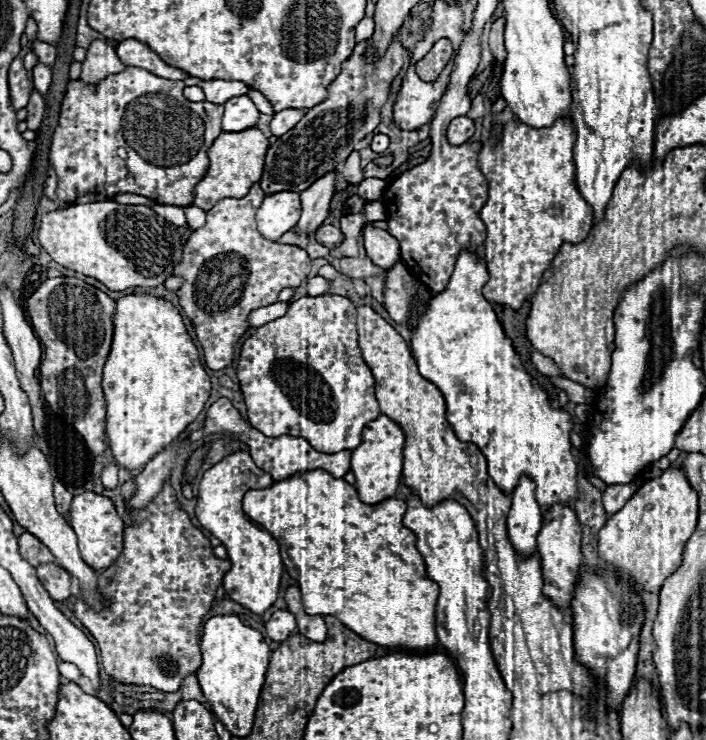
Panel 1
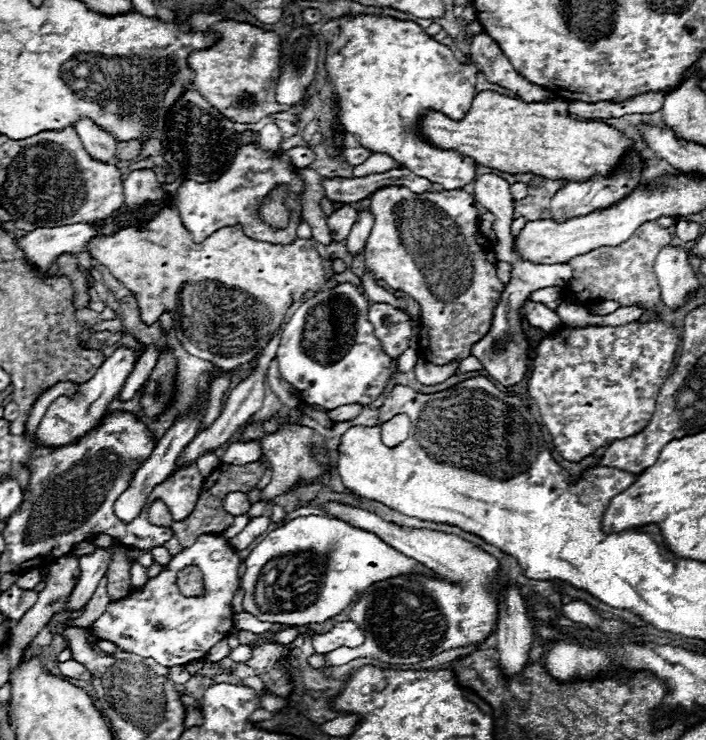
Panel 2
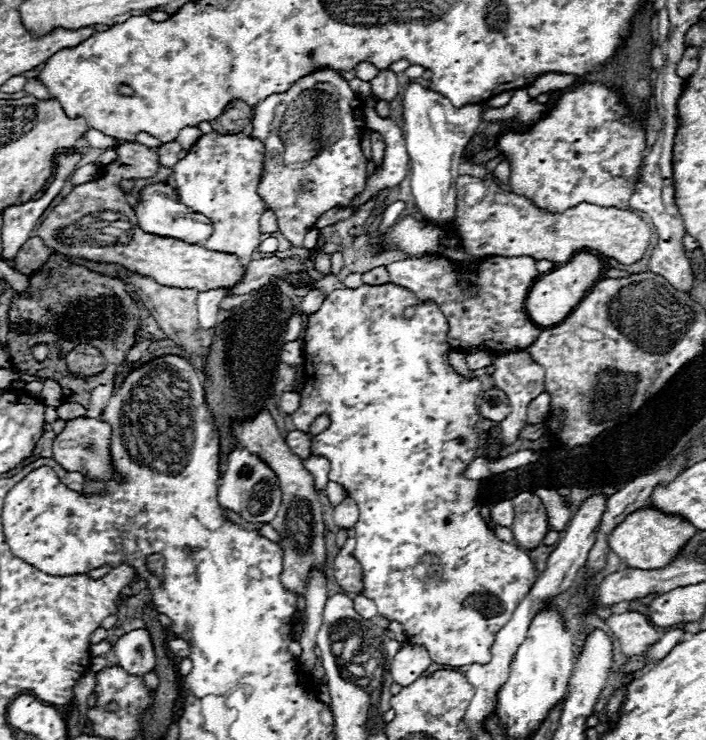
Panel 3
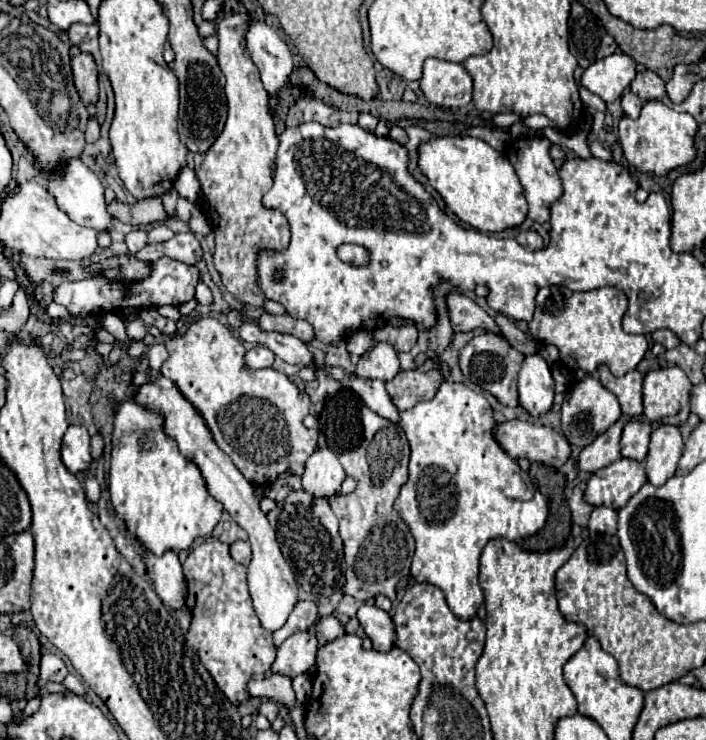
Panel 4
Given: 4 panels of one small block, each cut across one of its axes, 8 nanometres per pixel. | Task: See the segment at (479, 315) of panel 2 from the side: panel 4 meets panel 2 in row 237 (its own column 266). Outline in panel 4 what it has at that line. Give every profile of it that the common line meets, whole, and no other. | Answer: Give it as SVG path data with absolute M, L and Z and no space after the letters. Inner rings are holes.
M202 318L188 326L182 338L166 342L170 358L162 364L160 374L170 378L182 396L200 412L206 426L210 428L214 442L222 452L234 462L234 466L244 474L250 484L266 486L280 472L292 468L296 474L304 472L304 462L316 450L318 432L304 428L302 420L308 416L310 398L288 380L286 374L276 372L274 368L252 370L246 364L246 348L238 342L232 332L222 326L216 318Z

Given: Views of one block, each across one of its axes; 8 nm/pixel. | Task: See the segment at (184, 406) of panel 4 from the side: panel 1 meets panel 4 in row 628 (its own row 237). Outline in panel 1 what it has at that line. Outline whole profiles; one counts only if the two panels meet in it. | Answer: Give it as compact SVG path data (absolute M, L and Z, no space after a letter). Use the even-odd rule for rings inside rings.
M274 192L266 194L258 208L256 222L260 234L268 240L278 240L284 232L292 230L300 218L300 192Z

